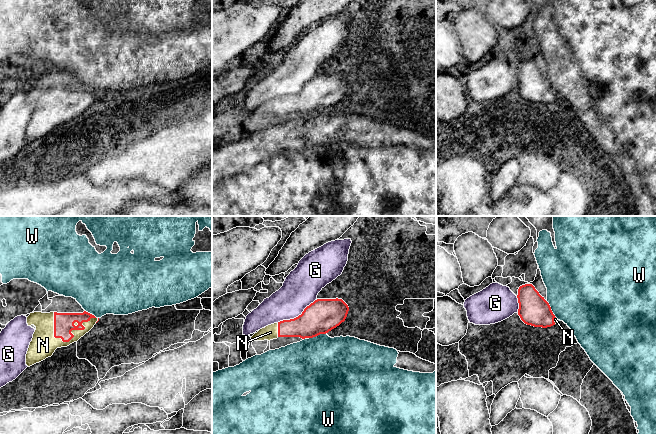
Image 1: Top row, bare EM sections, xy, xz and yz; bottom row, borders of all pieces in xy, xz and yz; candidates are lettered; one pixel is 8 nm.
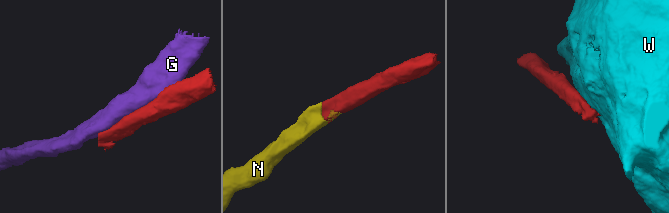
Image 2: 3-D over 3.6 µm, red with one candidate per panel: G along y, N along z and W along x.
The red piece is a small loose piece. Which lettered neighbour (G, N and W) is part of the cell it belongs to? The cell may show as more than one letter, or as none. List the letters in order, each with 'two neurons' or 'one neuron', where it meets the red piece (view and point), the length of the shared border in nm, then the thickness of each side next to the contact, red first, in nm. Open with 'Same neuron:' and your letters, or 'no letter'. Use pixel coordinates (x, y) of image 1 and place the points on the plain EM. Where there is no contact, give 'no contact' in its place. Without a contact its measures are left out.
Same neuron: N
G: two neurons; meets red in xz at (298, 92); contact 380 nm long; 260 nm thick on the red side, 280 nm on the other
N: one neuron; meets red in xy at (74, 105); contact 380 nm long; 160 nm thick on the red side, 160 nm on the other
W: two neurons; meets red in xz at (317, 111); contact 150 nm long; 260 nm thick on the red side, 480 nm on the other

